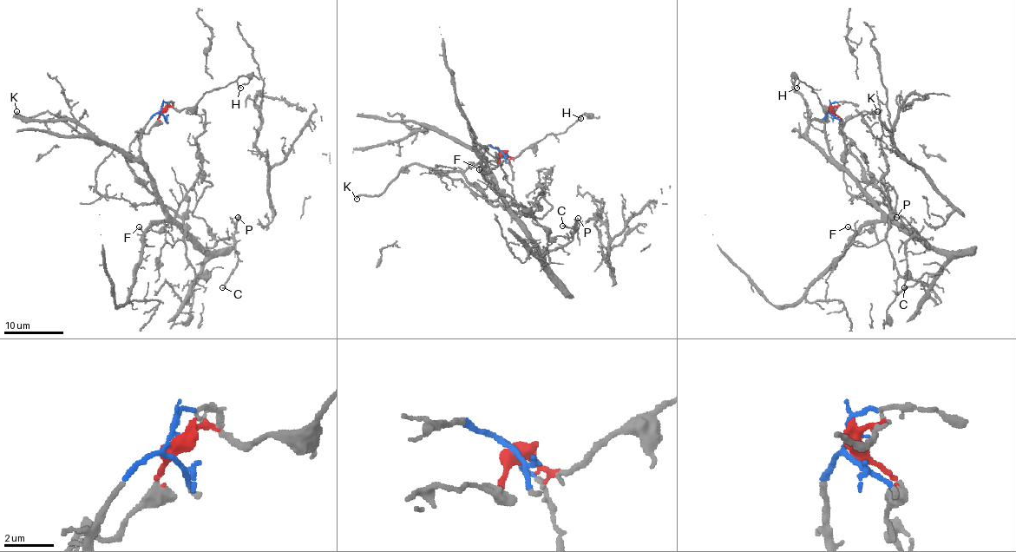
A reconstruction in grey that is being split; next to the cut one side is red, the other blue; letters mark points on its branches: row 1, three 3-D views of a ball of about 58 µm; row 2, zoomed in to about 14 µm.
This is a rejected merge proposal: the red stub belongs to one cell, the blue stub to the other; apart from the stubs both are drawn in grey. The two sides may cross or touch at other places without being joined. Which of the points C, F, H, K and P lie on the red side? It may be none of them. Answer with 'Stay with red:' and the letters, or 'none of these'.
Stay with red: H, K

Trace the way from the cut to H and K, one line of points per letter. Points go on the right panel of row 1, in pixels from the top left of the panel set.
H: (829, 111), (835, 107), (834, 109), (826, 108), (805, 82), (801, 82), (796, 88)
K: (829, 111), (841, 123), (840, 134), (848, 153), (850, 140), (842, 124), (869, 111), (874, 117), (877, 111)

